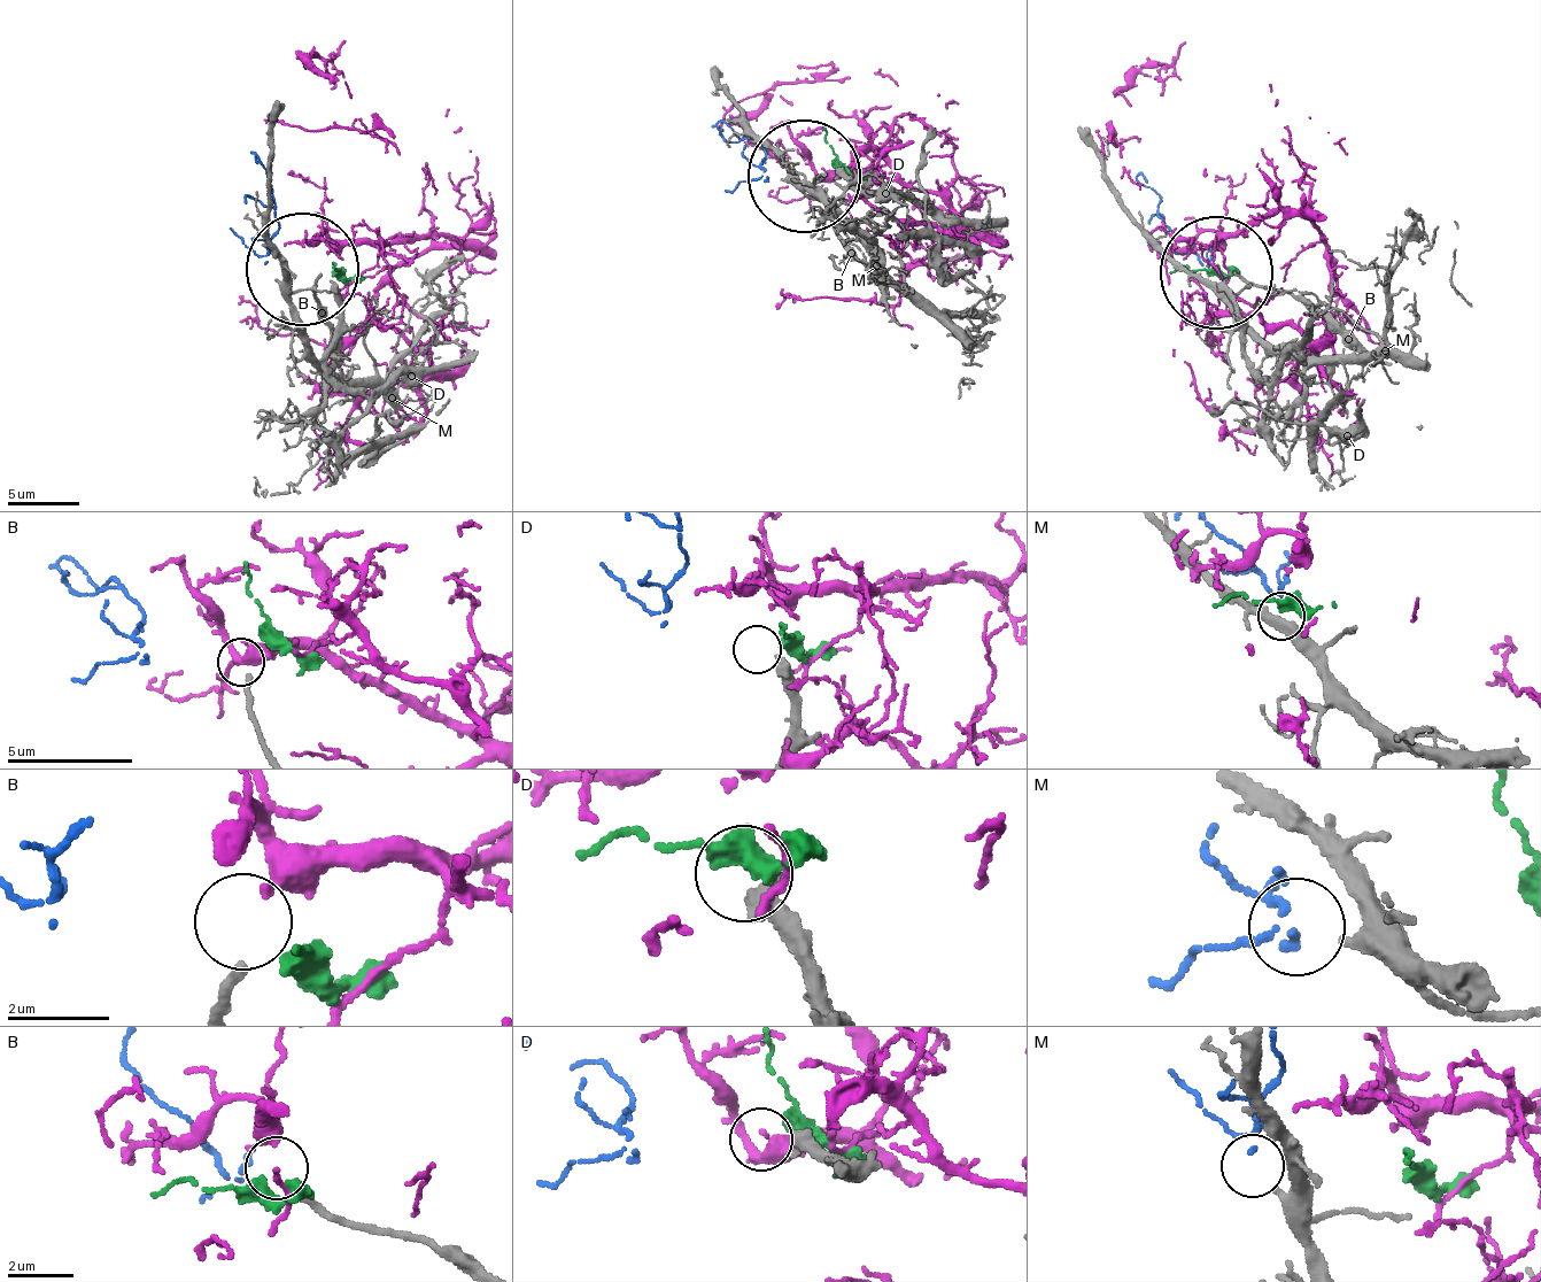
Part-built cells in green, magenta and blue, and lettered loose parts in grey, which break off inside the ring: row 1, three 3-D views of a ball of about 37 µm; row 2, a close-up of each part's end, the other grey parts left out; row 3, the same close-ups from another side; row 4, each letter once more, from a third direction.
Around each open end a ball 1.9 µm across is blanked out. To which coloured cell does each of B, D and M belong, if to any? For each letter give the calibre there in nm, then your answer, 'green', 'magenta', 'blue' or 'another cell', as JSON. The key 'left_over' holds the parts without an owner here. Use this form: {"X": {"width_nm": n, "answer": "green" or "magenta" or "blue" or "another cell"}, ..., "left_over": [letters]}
{"B": {"width_nm": 200, "answer": "another cell"}, "D": {"width_nm": 380, "answer": "another cell"}, "M": {"width_nm": 280, "answer": "blue"}, "left_over": ["B", "D"]}

